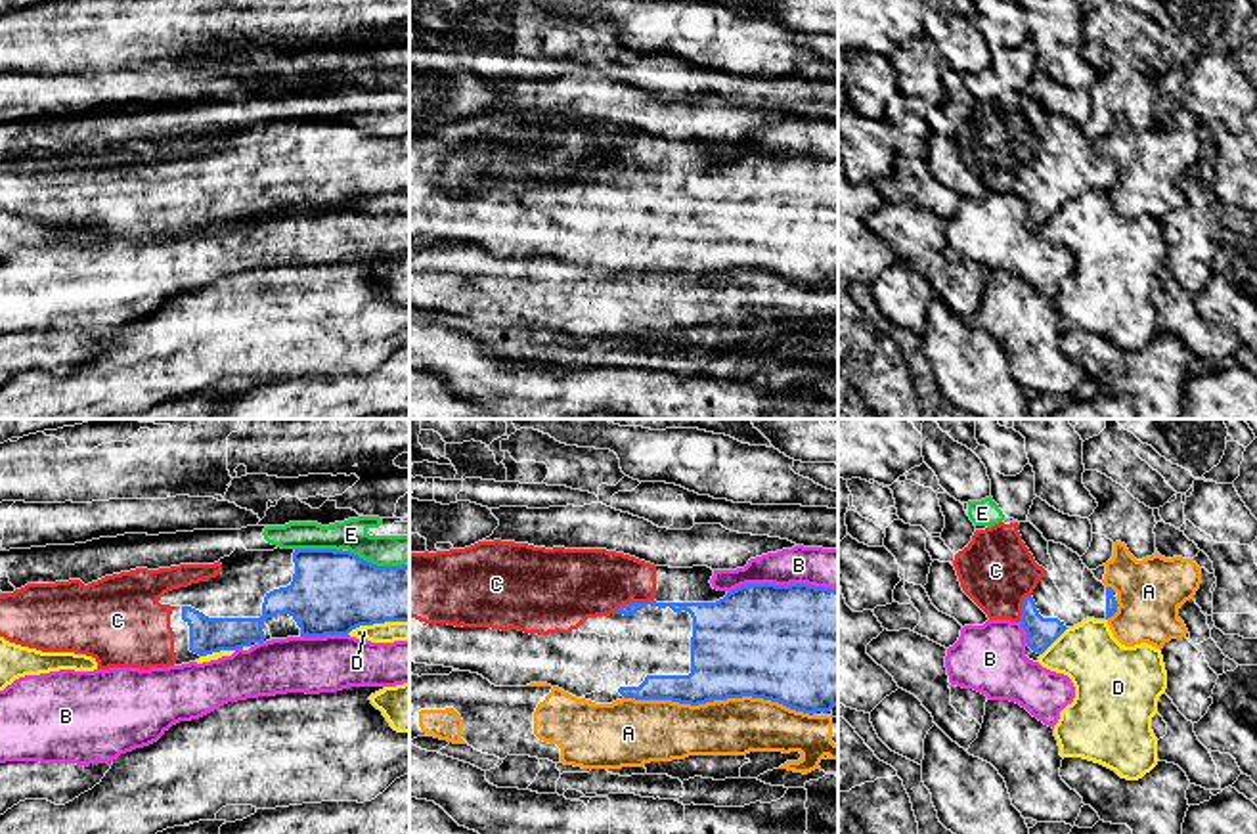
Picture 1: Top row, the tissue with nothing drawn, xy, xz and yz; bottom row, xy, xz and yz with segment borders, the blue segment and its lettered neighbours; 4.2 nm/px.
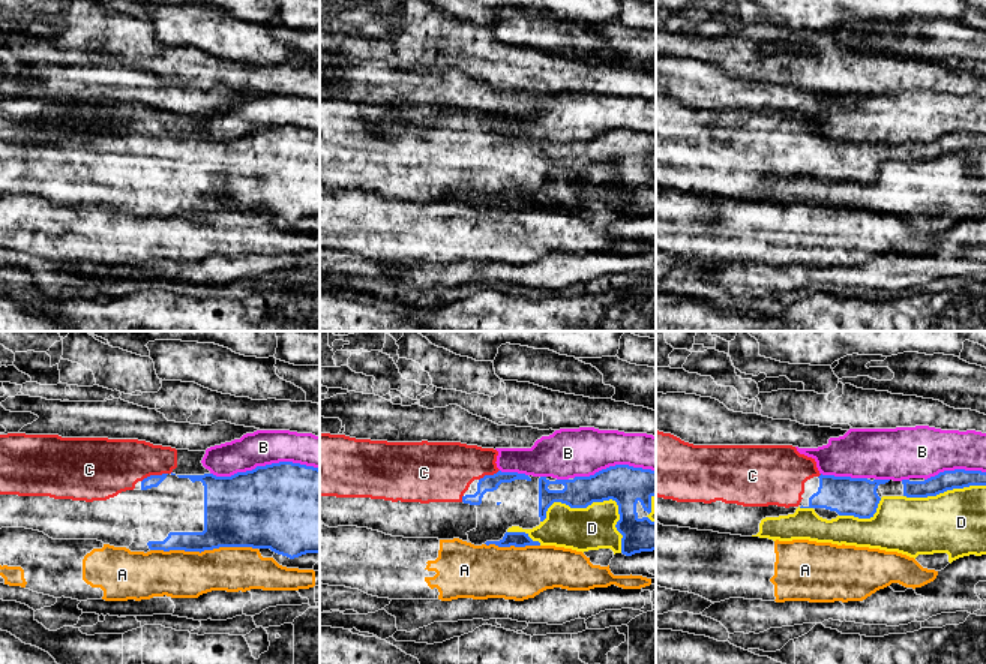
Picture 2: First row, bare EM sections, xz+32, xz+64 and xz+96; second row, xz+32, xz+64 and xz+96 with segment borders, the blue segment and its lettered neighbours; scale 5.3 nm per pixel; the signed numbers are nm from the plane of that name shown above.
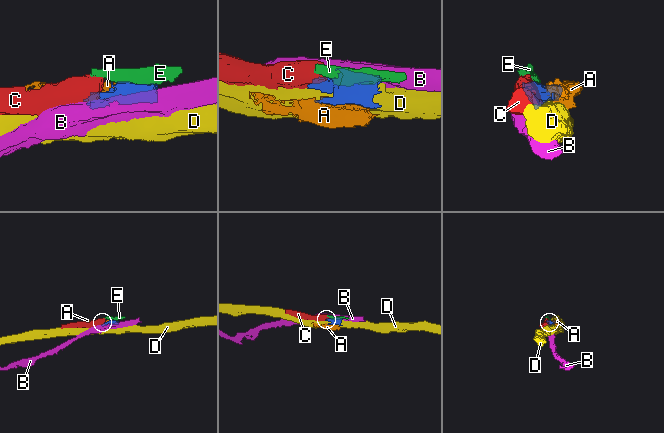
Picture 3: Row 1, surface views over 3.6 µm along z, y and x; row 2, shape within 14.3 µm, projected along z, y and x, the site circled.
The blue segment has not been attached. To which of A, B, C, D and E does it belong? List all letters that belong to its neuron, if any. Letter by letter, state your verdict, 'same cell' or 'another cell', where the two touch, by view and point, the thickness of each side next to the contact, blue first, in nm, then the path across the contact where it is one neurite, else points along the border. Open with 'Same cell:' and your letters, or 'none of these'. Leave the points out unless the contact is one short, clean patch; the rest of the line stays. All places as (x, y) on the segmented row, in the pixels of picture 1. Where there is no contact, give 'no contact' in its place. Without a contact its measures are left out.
Same cell: C
A: another cell; meets blue in xz at (718, 699); 440 nm thick on the blue side, 240 nm on the other
B: another cell; meets blue in xz at (781, 586); 500 nm thick on the blue side, 180 nm on the other
C: same cell; meets blue in xz at (632, 603); 50 nm thick on the blue side, 300 nm on the other; runs through xz (630, 609), (632, 603), (613, 584), (576, 584)
D: another cell; meets blue in xy at (377, 622); 360 nm thick on the blue side, 90 nm on the other
E: another cell; meets blue in xy at (375, 565); 360 nm thick on the blue side, 130 nm on the other

